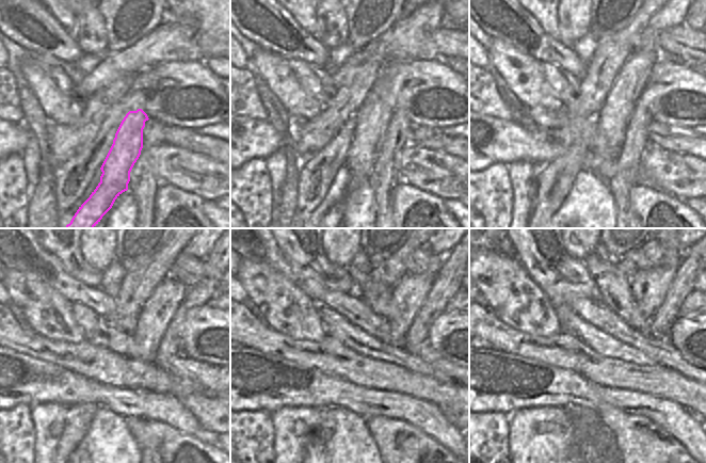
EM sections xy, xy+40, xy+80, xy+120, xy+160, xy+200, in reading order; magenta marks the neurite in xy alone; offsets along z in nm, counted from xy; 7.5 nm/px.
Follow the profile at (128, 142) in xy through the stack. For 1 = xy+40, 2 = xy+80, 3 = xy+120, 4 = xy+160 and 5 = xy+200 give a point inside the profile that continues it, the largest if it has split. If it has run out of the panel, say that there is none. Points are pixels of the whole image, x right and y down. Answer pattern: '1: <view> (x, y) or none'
1: xy+40 (372, 120)
2: xy+80 (612, 118)
3: xy+120 (154, 319)
4: xy+160 (410, 293)
5: xy+200 (648, 286)

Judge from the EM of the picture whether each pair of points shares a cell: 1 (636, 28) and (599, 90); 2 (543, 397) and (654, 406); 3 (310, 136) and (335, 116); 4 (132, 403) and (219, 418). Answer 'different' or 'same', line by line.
1: same
2: same
3: same
4: different

